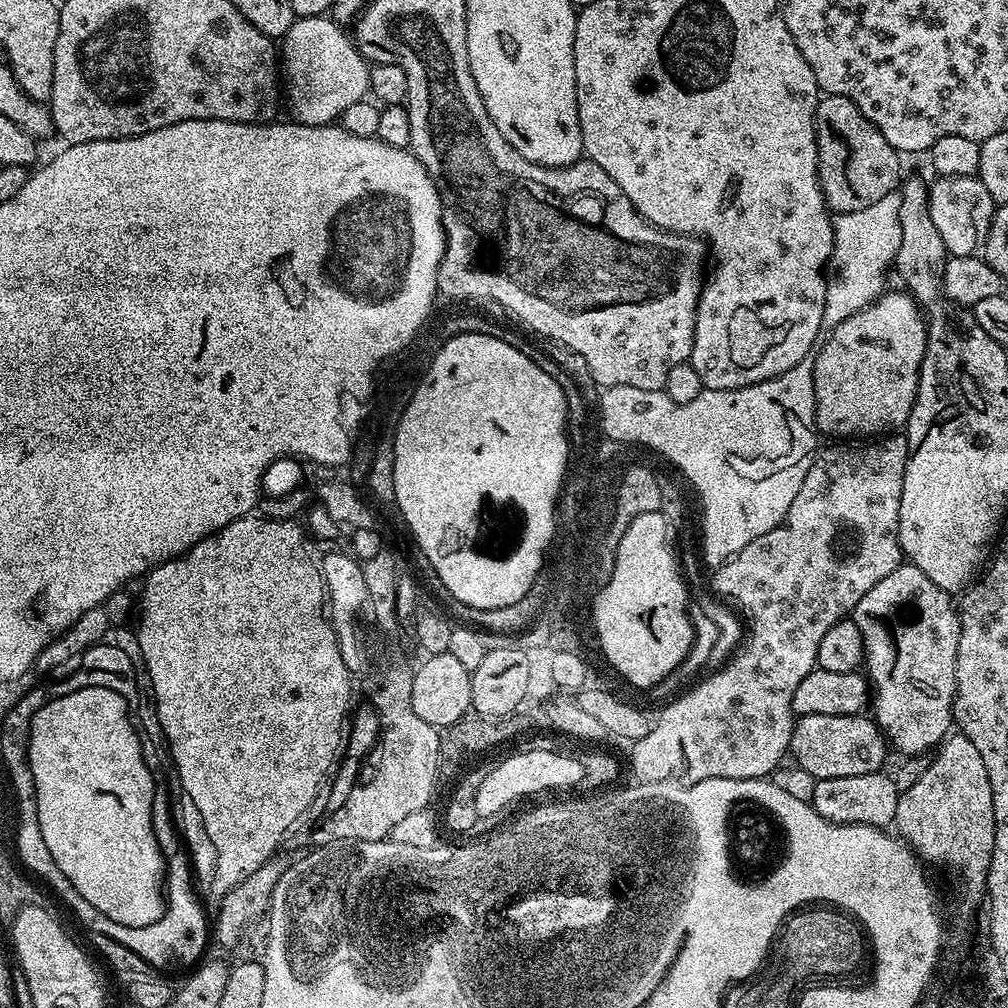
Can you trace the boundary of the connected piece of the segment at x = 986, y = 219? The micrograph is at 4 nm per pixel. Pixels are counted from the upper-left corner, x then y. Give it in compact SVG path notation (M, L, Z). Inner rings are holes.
M936 176L933 181L928 189L930 218L934 218L934 227L949 257L973 255L988 237L992 215L998 207L996 201L976 176Z

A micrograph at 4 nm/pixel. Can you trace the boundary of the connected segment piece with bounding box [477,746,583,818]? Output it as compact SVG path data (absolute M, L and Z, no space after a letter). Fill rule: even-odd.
M529 747L529 752L516 752L505 758L501 764L487 769L477 790L477 814L480 818L496 816L507 804L532 796L535 792L548 792L551 788L576 788L583 778L583 770L576 756L567 756L552 748Z

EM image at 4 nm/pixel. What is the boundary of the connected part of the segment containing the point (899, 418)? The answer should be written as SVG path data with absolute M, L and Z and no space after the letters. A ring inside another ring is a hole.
M890 290L829 332L828 340L813 359L817 429L823 435L832 433L836 438L870 438L901 429L916 401L920 367L928 341L928 325L920 305L909 294Z

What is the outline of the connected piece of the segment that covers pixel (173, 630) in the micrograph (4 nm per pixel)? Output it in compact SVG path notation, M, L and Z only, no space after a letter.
M249 514L230 522L220 531L213 532L205 540L199 540L183 556L176 556L164 564L159 564L142 580L143 592L138 599L140 629L136 632L136 644L140 647L140 656L144 659L148 680L152 683L152 696L156 699L156 716L160 719L160 728L164 731L165 738L168 739L176 776L180 779L185 794L192 799L192 804L200 815L200 824L212 843L212 852L216 855L216 869L212 872L212 892L216 898L234 890L238 882L250 878L254 870L258 870L266 861L271 860L279 849L276 847L279 846L280 839L287 834L288 827L311 806L324 775L331 770L332 763L338 760L342 726L350 715L348 707L352 704L354 676L342 660L335 630L332 629L326 615L325 584L321 565L308 549L309 533L301 528L292 518L269 518L266 515Z

